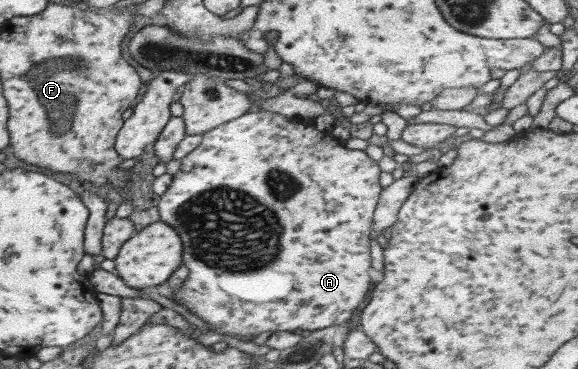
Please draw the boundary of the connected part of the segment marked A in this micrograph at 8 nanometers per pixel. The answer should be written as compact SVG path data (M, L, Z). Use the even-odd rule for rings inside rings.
M249 110L234 120L219 124L216 128L201 133L197 147L180 159L181 165L172 175L168 188L159 196L156 208L160 222L168 224L180 238L182 244L183 265L188 270L188 277L182 287L172 289L177 304L187 308L192 314L202 318L219 334L238 334L240 336L262 334L262 332L280 332L280 330L315 330L327 326L344 324L352 312L362 302L369 289L368 269L370 262L370 226L374 208L381 191L378 184L377 162L370 159L363 150L350 150L343 142L329 132L316 131L308 124L290 122L286 116L280 116L267 110Z

